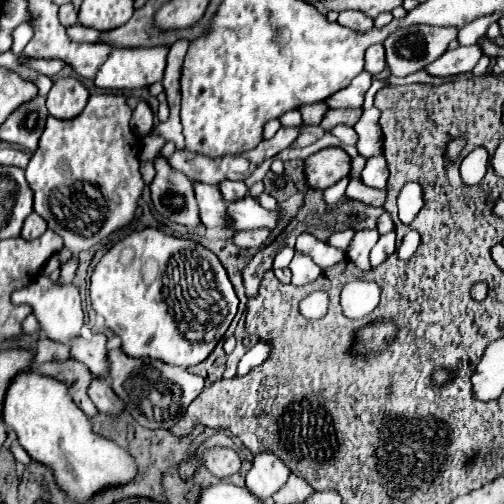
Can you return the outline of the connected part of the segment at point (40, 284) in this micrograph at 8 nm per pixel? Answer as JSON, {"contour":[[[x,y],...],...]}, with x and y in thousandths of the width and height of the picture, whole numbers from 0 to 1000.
{"contour":[[[79,544],[79,548],[71,548],[71,556],[56,571],[28,579],[24,595],[32,603],[52,599],[52,603],[67,607],[67,623],[71,623],[75,639],[83,643],[83,655],[91,659],[95,671],[135,683],[143,671],[151,671],[151,663],[159,663],[159,651],[167,639],[167,615],[163,615],[159,575],[147,563],[115,563],[99,548]]]}

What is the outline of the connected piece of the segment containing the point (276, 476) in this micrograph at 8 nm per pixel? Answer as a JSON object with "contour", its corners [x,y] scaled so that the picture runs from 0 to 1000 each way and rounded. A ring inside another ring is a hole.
{"contour":[[[512,901],[488,940],[488,968],[508,984],[536,988],[571,956],[571,944],[575,933],[552,905]]]}

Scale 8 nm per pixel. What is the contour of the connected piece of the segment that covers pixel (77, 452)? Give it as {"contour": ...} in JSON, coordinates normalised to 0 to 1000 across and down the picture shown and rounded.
{"contour":[[[67,730],[36,738],[28,746],[28,754],[20,758],[20,766],[12,774],[12,790],[8,790],[8,837],[16,849],[24,849],[32,857],[44,889],[67,913],[99,925],[111,940],[111,956],[155,996],[171,996],[183,980],[190,980],[214,964],[250,960],[270,944],[270,921],[258,909],[258,901],[246,889],[238,889],[234,881],[183,857],[175,825],[167,817],[159,817],[159,810],[151,810],[151,802],[135,786],[135,770],[127,770],[127,762],[119,762],[119,754],[103,754],[99,746],[87,746],[87,742],[71,738]]]}

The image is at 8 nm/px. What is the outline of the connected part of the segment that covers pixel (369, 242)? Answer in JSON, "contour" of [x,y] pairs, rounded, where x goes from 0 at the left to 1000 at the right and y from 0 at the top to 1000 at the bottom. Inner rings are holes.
{"contour":[[[722,456],[722,460],[706,460],[694,492],[690,492],[690,512],[718,536],[718,540],[730,540],[734,520],[730,520],[730,504],[738,496],[738,488],[750,480],[754,464],[750,456]]]}

